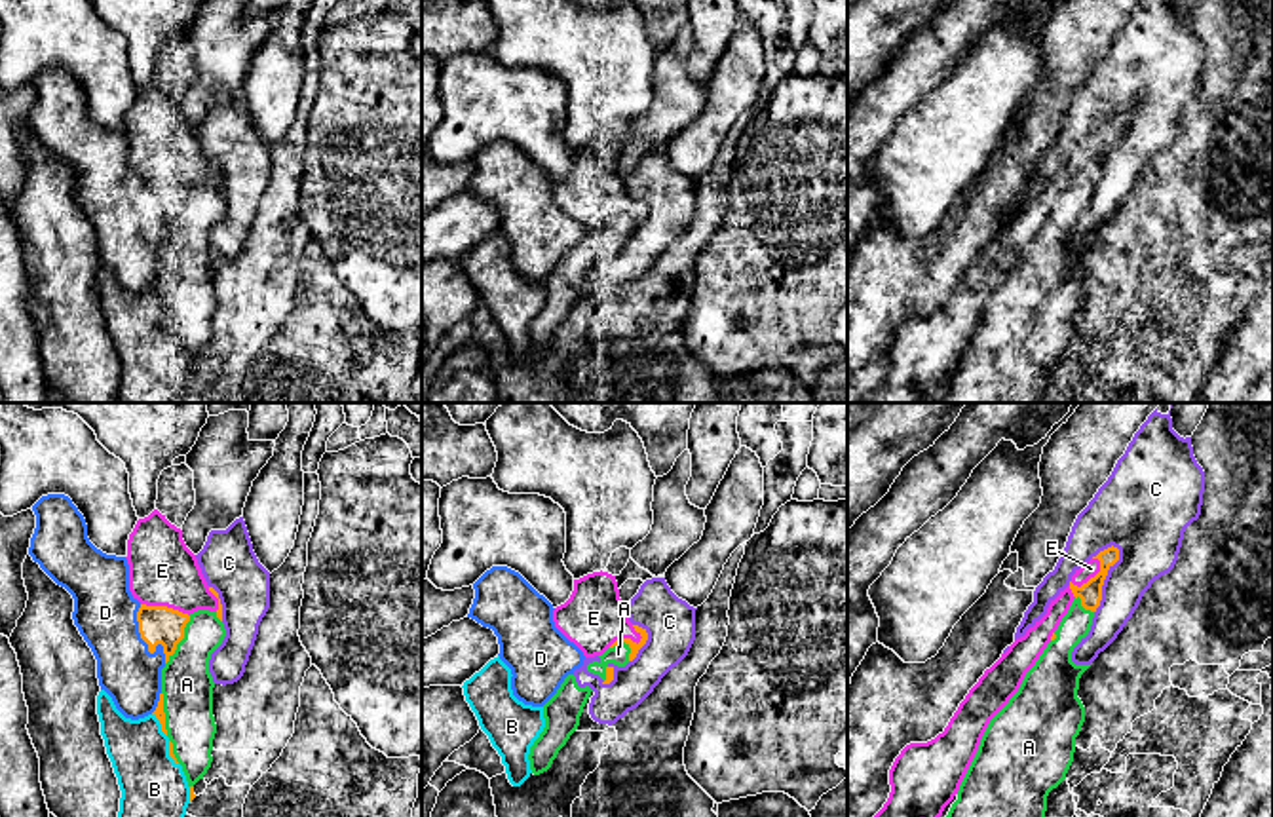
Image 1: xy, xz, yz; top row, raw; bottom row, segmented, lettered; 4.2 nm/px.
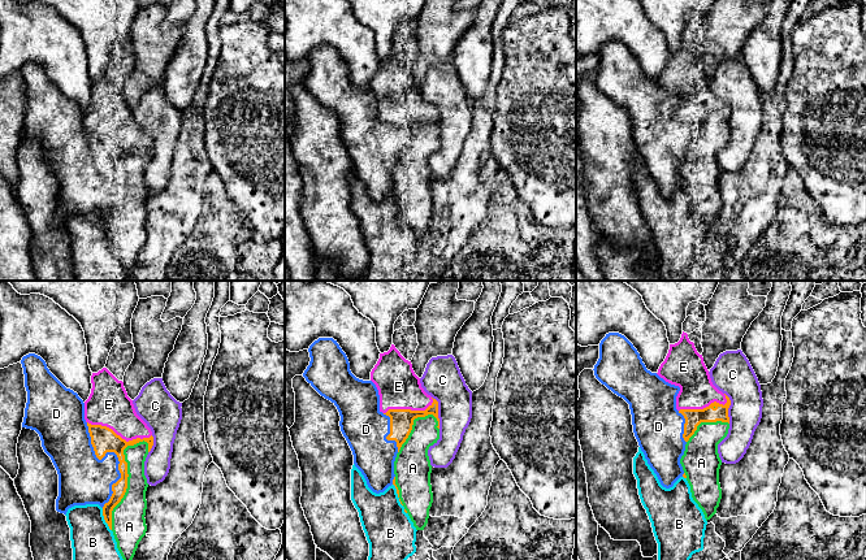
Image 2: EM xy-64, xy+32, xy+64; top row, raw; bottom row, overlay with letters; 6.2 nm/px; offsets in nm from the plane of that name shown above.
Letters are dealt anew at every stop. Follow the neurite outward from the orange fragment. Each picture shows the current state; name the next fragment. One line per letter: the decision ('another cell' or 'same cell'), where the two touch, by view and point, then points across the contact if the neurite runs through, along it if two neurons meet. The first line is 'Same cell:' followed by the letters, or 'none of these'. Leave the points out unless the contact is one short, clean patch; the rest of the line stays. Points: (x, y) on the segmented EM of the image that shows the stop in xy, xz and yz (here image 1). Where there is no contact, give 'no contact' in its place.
Same cell: B
A: another cell; meets orange in xy at (181, 639)
B: same cell; meets orange in xy at (160, 722)
C: another cell; meets orange in yz at (1104, 578)
D: another cell; meets orange in xy at (145, 641)
E: another cell; meets orange in yz at (1087, 582)

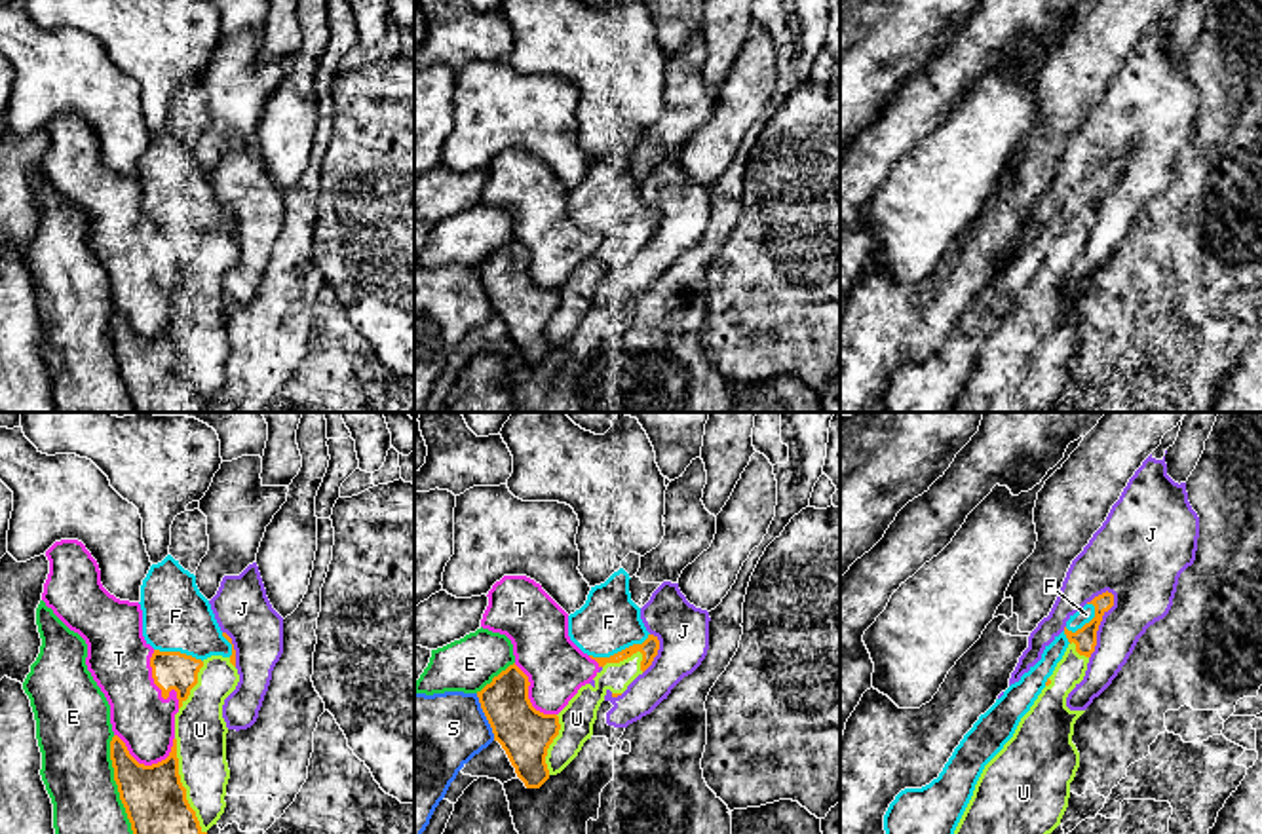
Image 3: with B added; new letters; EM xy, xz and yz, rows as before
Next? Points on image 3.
Same cell: none of these
E: another cell; meets orange in xy at (116, 783)
F: another cell; meets orange in xz at (622, 650)
J: another cell; meets orange in yz at (1099, 624)
S: another cell; meets orange in xz at (485, 715)
T: another cell; meets orange in xy at (158, 686)
U: another cell; meets orange in xy at (181, 785)

